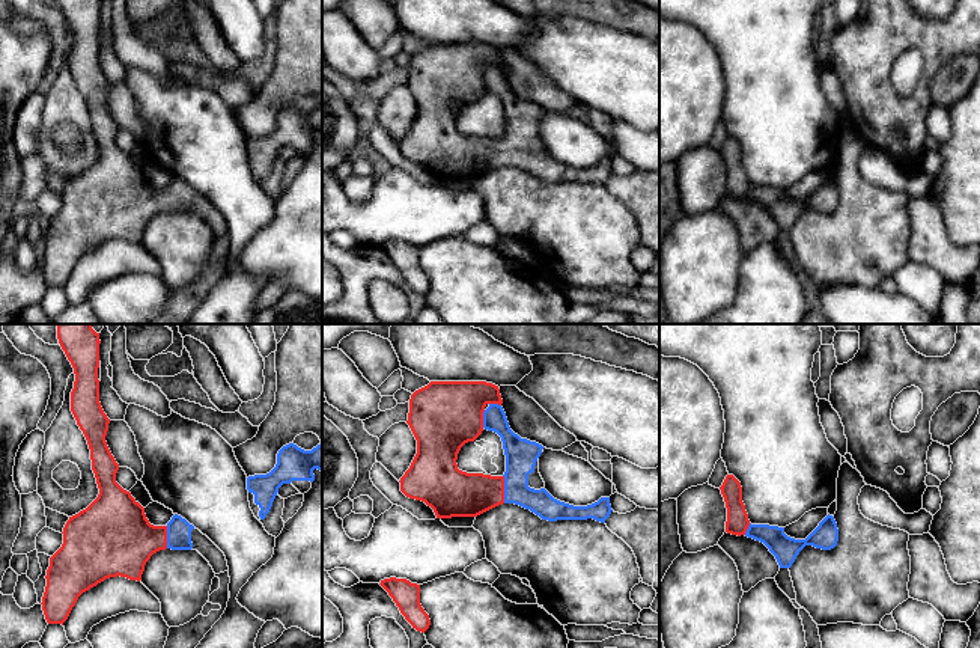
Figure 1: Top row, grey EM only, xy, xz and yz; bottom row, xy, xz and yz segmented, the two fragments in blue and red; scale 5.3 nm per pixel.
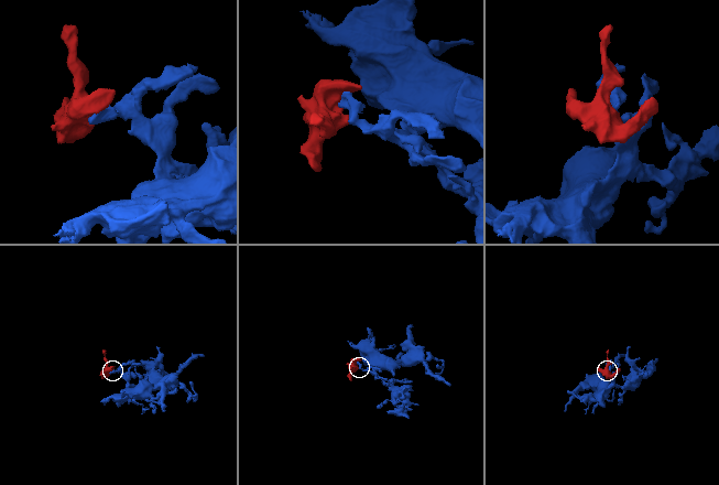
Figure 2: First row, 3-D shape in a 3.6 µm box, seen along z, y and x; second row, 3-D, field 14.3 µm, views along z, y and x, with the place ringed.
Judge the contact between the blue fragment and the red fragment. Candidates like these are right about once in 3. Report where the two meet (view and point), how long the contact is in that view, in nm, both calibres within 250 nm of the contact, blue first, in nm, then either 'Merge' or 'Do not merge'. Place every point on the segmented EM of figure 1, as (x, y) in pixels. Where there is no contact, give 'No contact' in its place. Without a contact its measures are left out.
Touches blue at xz (505, 489). Shared border 150 nm. Thickness 170 nm (blue) against 240 nm. Merge

